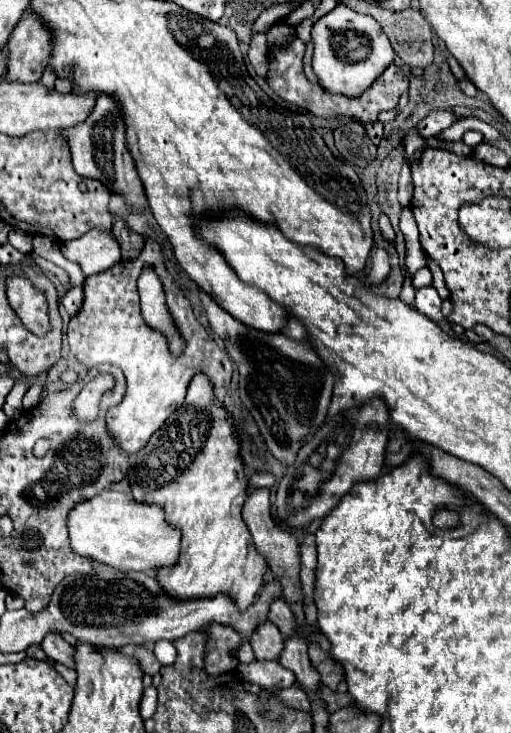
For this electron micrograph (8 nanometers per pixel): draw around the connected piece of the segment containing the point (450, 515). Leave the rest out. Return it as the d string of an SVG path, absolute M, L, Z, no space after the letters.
M441 508L441 510L437 510L437 512L433 514L433 524L435 524L435 528L443 528L443 530L459 528L459 524L461 524L461 520L459 520L459 512Z

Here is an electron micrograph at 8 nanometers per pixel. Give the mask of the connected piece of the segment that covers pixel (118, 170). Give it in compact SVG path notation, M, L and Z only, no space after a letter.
M99 96L95 108L91 110L91 114L87 116L85 122L71 126L71 128L63 128L61 130L63 138L69 144L71 156L73 156L73 168L79 176L85 178L93 178L99 180L103 184L107 184L109 192L113 196L119 196L125 200L125 204L129 208L133 208L135 212L143 212L147 206L147 198L145 198L145 190L143 184L137 176L133 158L127 150L125 144L125 134L123 134L123 118L121 118L121 110L115 108L115 102L109 96Z

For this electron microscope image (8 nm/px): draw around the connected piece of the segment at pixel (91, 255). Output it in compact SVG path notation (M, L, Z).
M93 230L77 240L65 240L59 244L59 248L67 260L81 266L85 276L93 276L107 268L113 268L117 260L121 260L119 244L109 232L101 230Z

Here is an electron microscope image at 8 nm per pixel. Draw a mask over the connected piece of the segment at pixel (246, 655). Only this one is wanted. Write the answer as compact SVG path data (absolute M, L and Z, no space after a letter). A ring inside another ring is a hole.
M243 636L243 644L239 646L239 652L235 652L235 658L237 658L239 662L253 662L253 660L255 660L255 656L253 656L253 650L251 650L251 646L249 646L249 638L247 638L247 636Z

